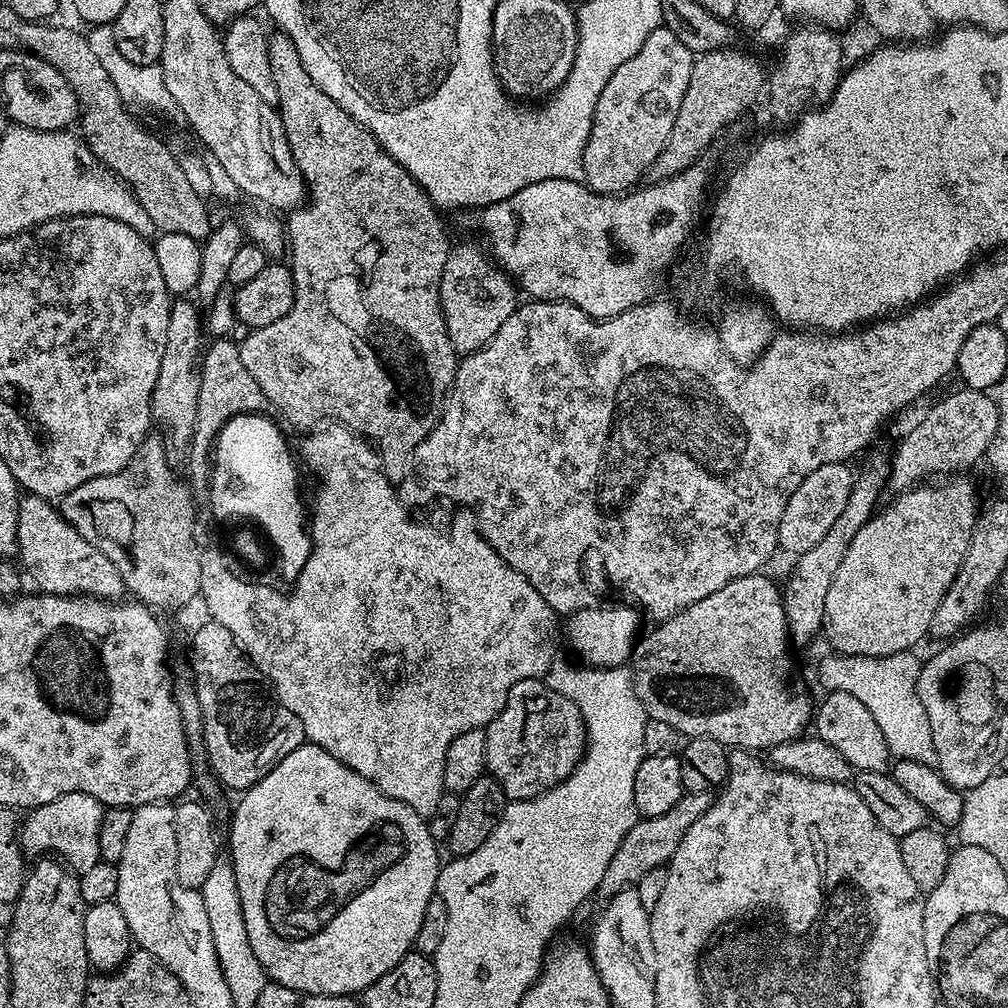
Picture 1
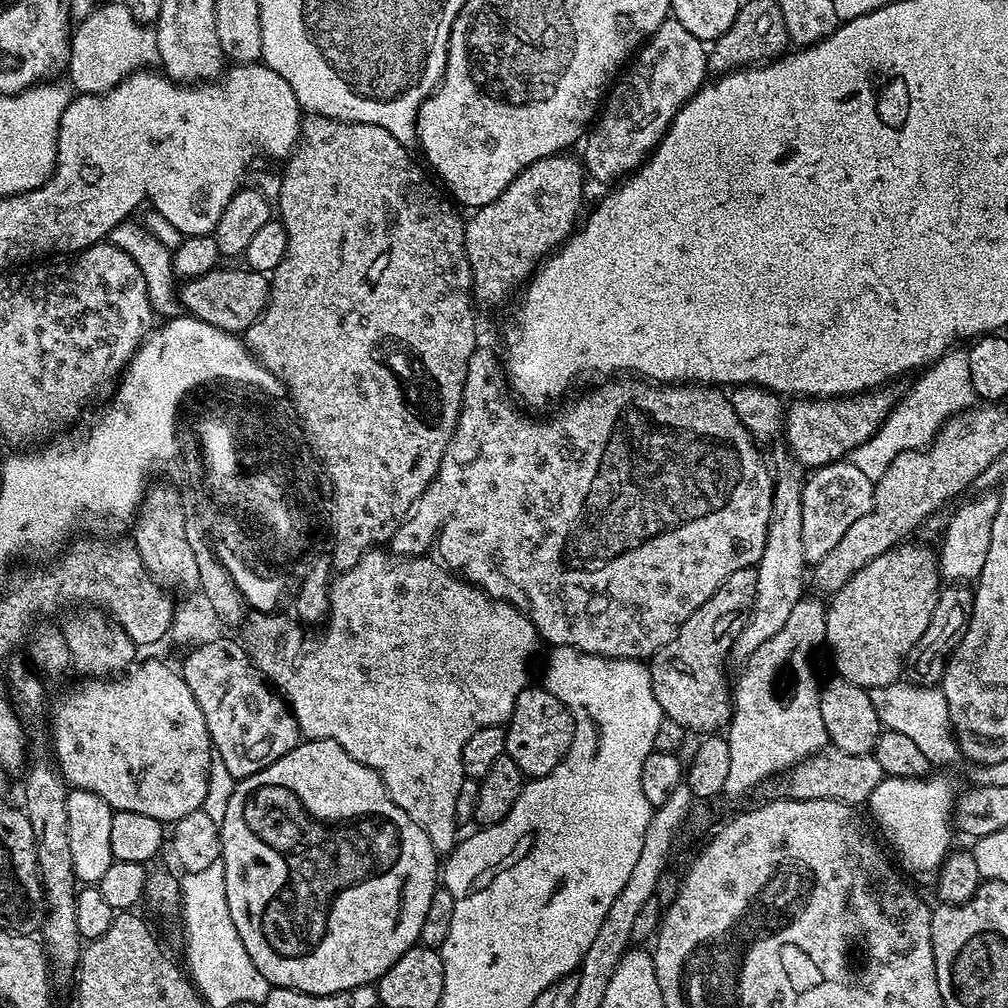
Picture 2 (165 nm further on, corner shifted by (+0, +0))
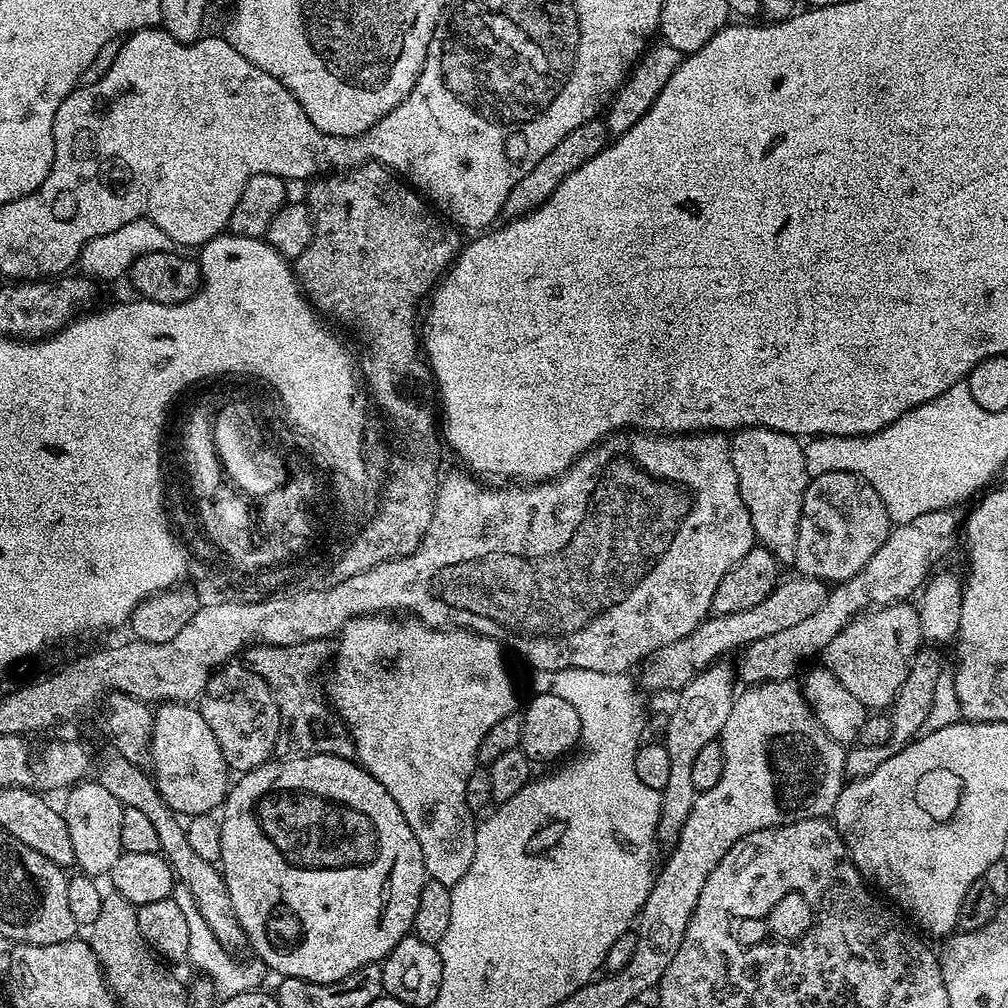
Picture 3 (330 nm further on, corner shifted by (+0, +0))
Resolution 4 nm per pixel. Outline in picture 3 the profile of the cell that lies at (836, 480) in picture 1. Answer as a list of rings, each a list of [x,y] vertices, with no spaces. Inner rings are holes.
[[[849,472],[811,477],[798,522],[795,571],[801,576],[825,582],[854,578],[854,574],[878,554],[878,546],[886,542],[889,531],[888,511],[874,486]]]

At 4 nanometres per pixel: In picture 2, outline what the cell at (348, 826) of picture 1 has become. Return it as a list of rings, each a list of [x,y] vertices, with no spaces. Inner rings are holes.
[[[305,739],[295,748],[291,748],[282,758],[278,758],[270,766],[263,768],[258,774],[247,776],[245,780],[239,781],[235,787],[236,789],[228,796],[228,805],[224,808],[224,818],[222,816],[218,822],[220,826],[220,859],[224,861],[226,903],[230,906],[230,918],[234,918],[234,930],[238,930],[238,938],[242,938],[242,946],[246,946],[246,954],[250,954],[250,958],[254,958],[254,966],[258,966],[258,970],[262,970],[262,974],[268,980],[269,985],[278,988],[293,988],[306,994],[338,994],[338,990],[354,990],[354,986],[375,985],[382,978],[382,974],[386,974],[386,970],[390,970],[390,966],[394,966],[394,962],[398,962],[398,958],[402,958],[402,954],[406,954],[406,950],[417,947],[422,930],[422,921],[426,918],[426,910],[430,906],[430,898],[434,898],[438,887],[438,860],[436,864],[438,853],[430,842],[426,830],[422,830],[422,826],[418,826],[418,822],[410,819],[391,800],[378,773],[370,770],[370,766],[362,766],[362,762],[350,758],[350,754],[346,754],[346,750],[342,750],[342,746],[333,740]]]

